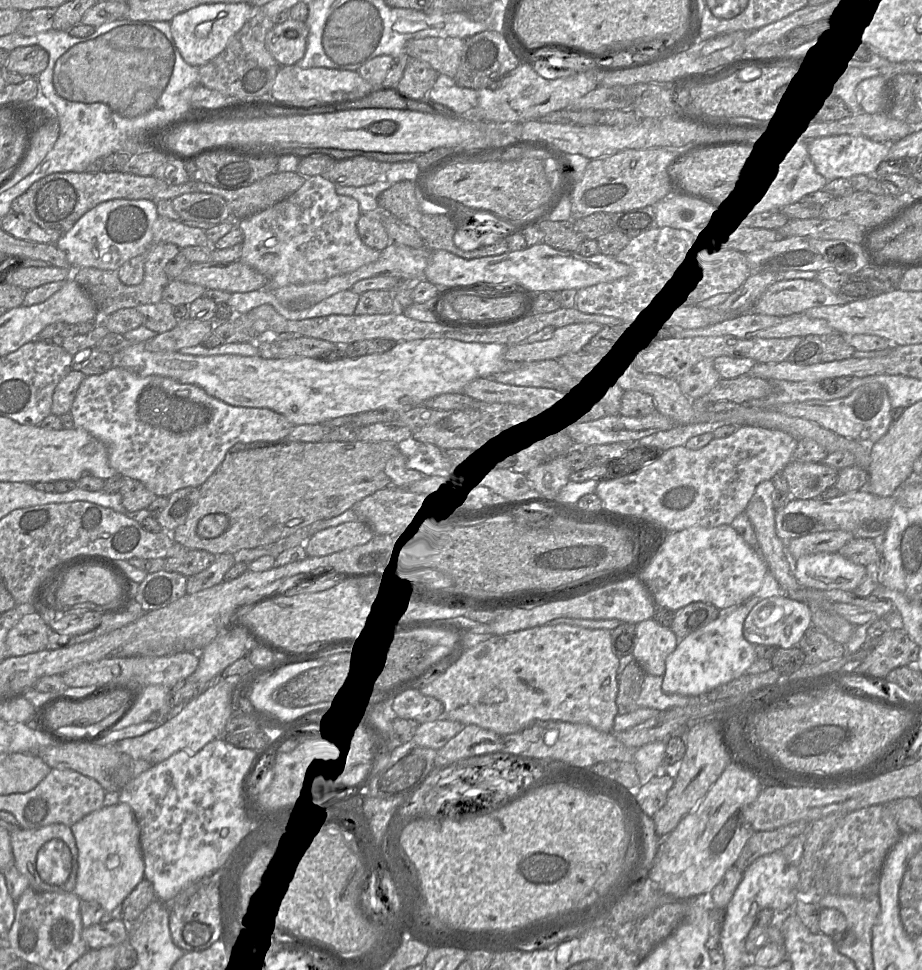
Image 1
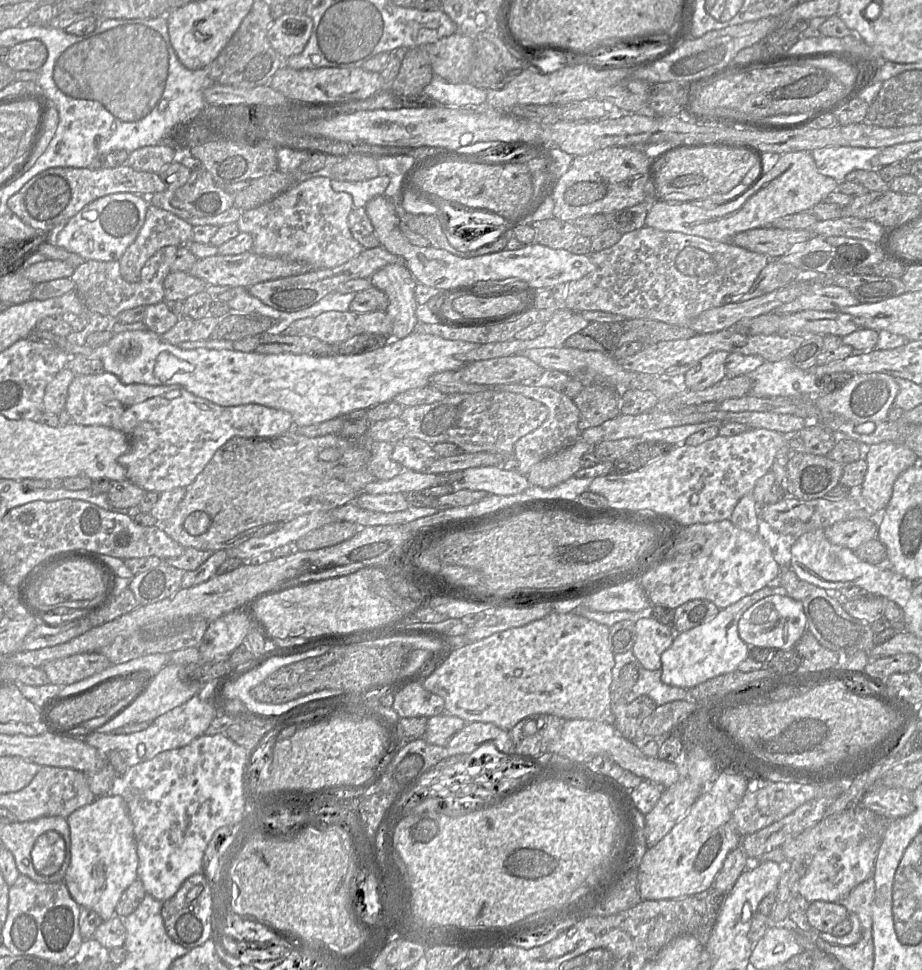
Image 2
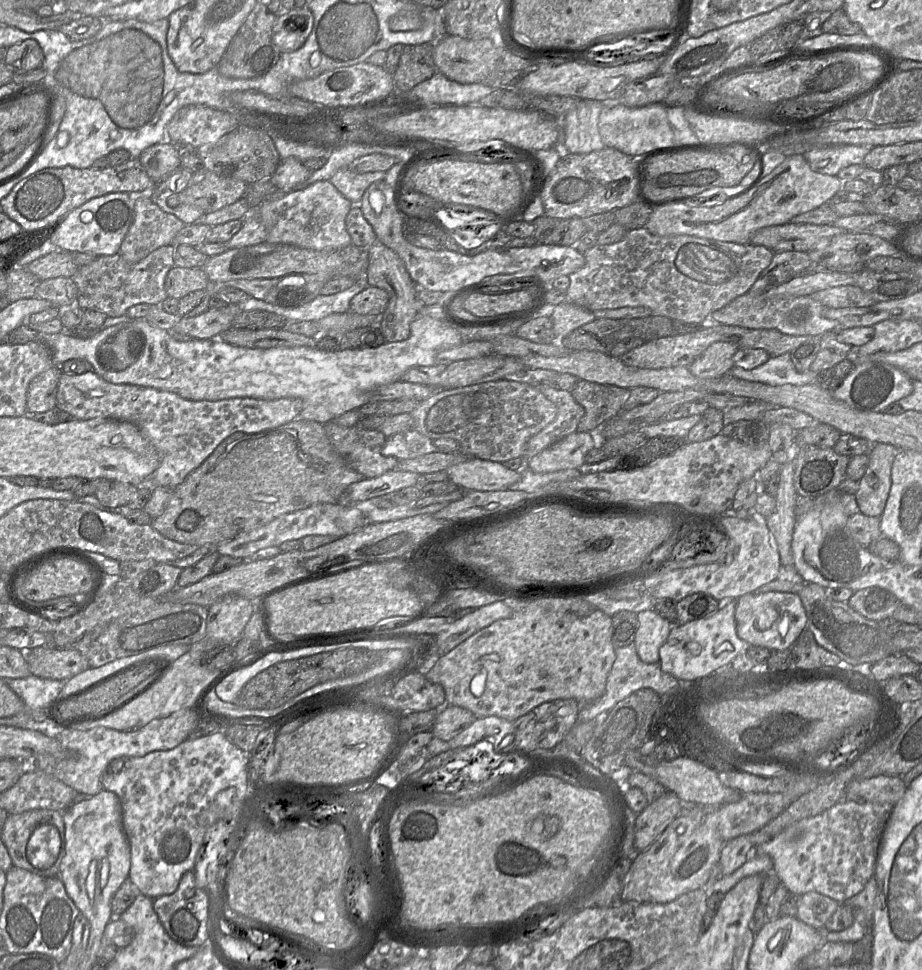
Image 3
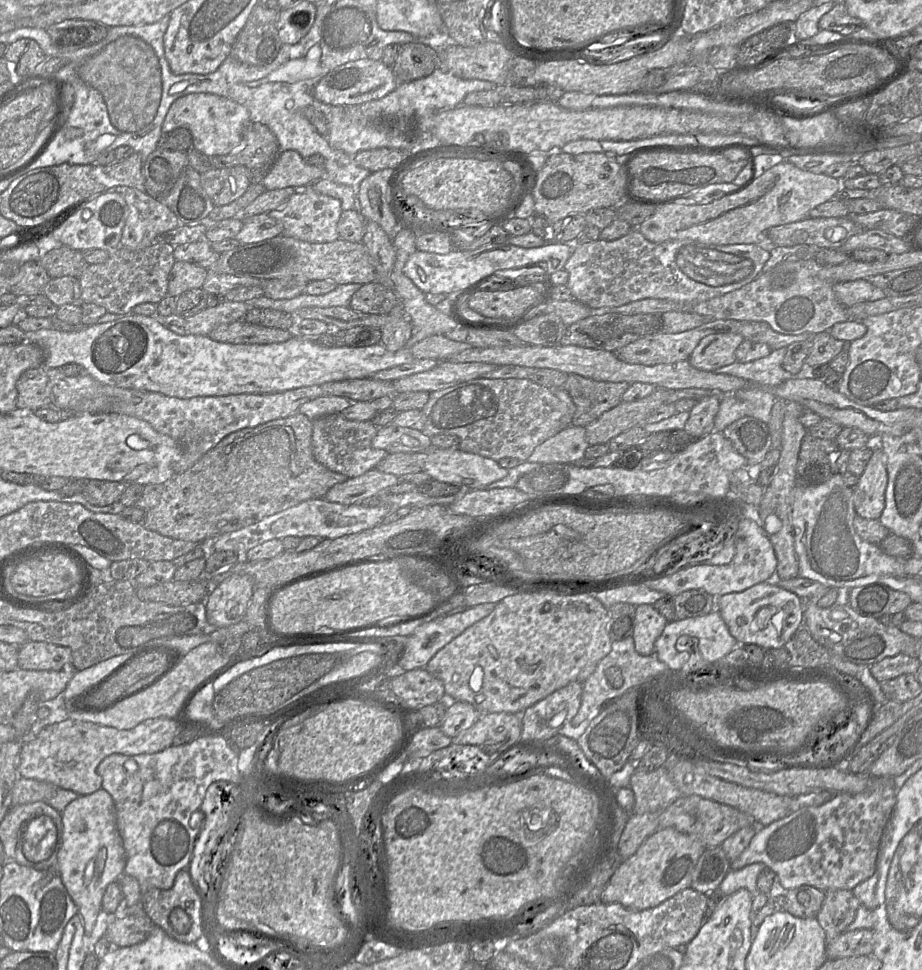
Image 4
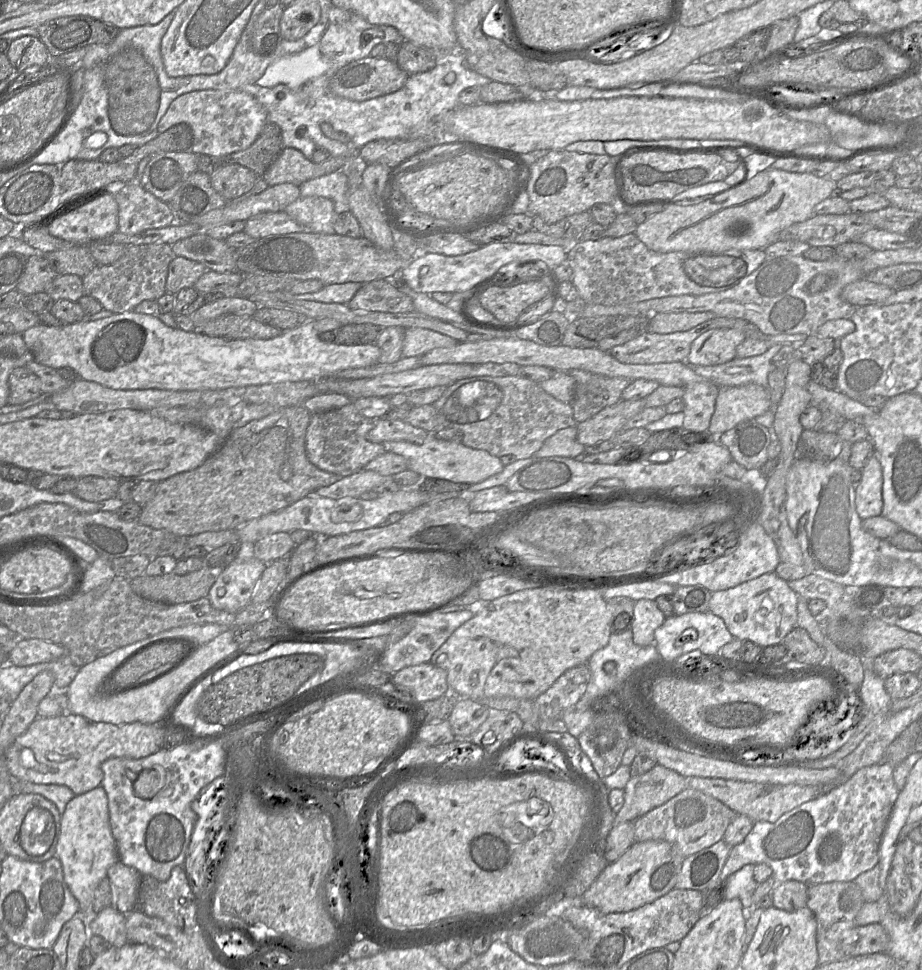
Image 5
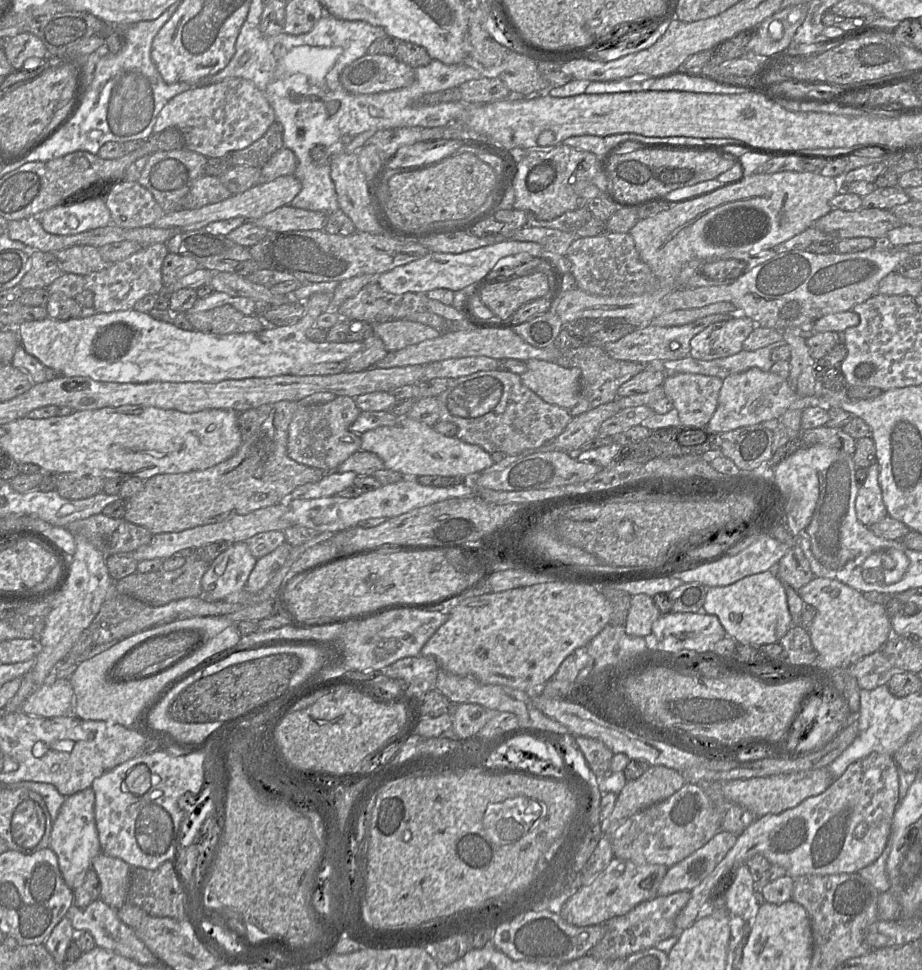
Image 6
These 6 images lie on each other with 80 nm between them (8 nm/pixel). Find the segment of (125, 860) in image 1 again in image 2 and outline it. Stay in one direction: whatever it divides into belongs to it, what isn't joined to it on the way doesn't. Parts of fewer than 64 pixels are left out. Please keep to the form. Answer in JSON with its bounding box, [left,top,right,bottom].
[63,794,138,921]

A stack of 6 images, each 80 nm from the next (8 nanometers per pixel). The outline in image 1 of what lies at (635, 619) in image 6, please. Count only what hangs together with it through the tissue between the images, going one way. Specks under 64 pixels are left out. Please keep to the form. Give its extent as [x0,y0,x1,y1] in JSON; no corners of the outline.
[632,618,678,676]

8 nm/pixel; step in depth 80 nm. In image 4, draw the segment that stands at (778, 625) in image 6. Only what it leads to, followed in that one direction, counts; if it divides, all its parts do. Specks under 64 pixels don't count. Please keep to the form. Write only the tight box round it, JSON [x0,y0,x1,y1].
[719,582,805,650]

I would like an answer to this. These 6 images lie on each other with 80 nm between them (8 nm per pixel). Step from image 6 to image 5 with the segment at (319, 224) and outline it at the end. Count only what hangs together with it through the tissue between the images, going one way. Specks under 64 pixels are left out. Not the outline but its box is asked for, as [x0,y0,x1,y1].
[243,211,306,239]

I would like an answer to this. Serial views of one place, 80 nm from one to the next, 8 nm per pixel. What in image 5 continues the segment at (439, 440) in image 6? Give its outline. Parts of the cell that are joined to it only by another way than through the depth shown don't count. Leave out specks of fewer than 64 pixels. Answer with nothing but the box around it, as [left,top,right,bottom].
[383,433,504,483]

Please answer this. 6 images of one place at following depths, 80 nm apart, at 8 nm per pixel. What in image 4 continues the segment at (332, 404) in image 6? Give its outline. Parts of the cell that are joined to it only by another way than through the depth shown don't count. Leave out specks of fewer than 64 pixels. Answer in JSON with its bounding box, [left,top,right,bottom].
[312,413,388,478]

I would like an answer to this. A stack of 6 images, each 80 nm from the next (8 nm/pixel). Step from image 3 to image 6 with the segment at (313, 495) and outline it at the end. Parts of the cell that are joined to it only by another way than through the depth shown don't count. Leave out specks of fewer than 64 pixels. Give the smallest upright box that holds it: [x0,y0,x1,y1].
[123,401,326,535]

